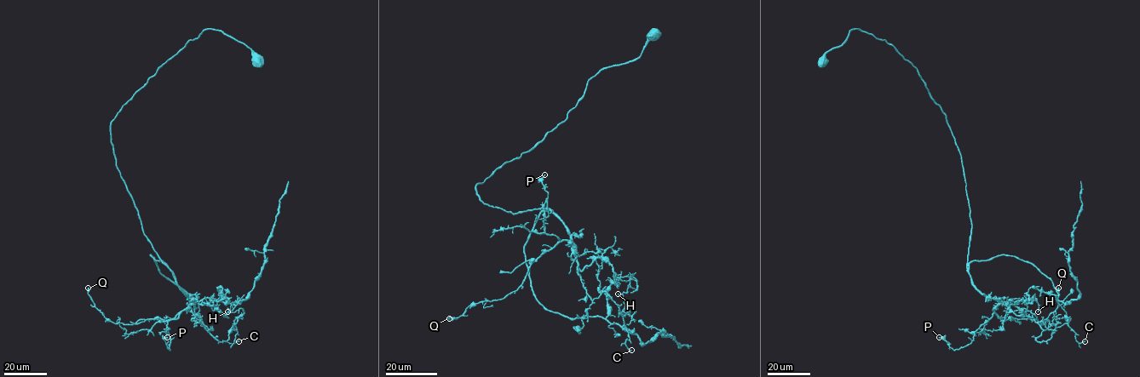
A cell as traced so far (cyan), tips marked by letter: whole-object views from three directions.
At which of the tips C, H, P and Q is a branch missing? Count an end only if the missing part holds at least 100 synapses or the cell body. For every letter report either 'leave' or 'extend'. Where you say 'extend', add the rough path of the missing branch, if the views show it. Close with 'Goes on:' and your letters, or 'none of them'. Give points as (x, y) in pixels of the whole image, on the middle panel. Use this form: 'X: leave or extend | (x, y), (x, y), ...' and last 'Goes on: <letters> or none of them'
C: leave
H: leave
P: leave
Q: leave
Goes on: none of them

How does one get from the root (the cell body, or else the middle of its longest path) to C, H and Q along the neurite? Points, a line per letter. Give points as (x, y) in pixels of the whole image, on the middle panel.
C: (654, 34), (476, 185), (485, 204), (547, 208), (563, 223), (586, 293), (615, 303), (631, 350)
H: (654, 34), (476, 185), (512, 214), (548, 208), (581, 271), (603, 258), (630, 281), (618, 294)
Q: (654, 34), (476, 185), (512, 214), (548, 208), (574, 248), (560, 240), (516, 290), (449, 318)

